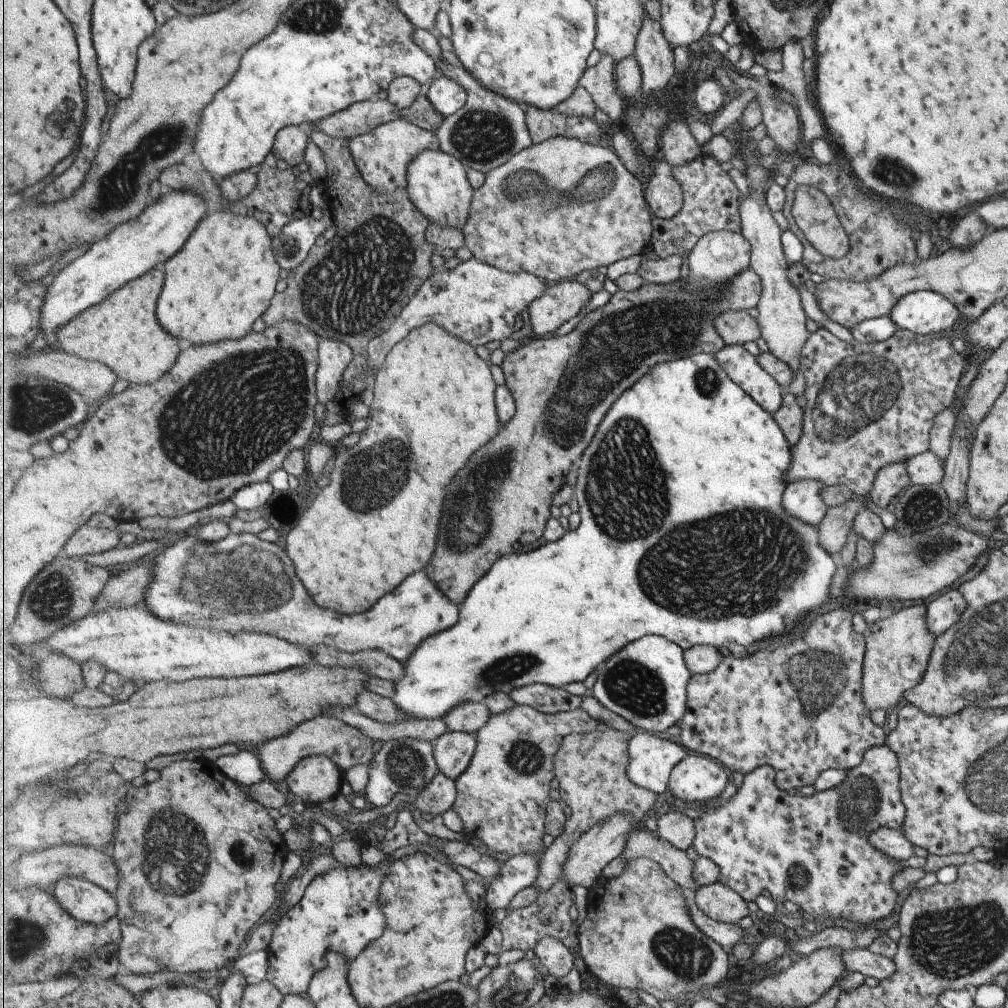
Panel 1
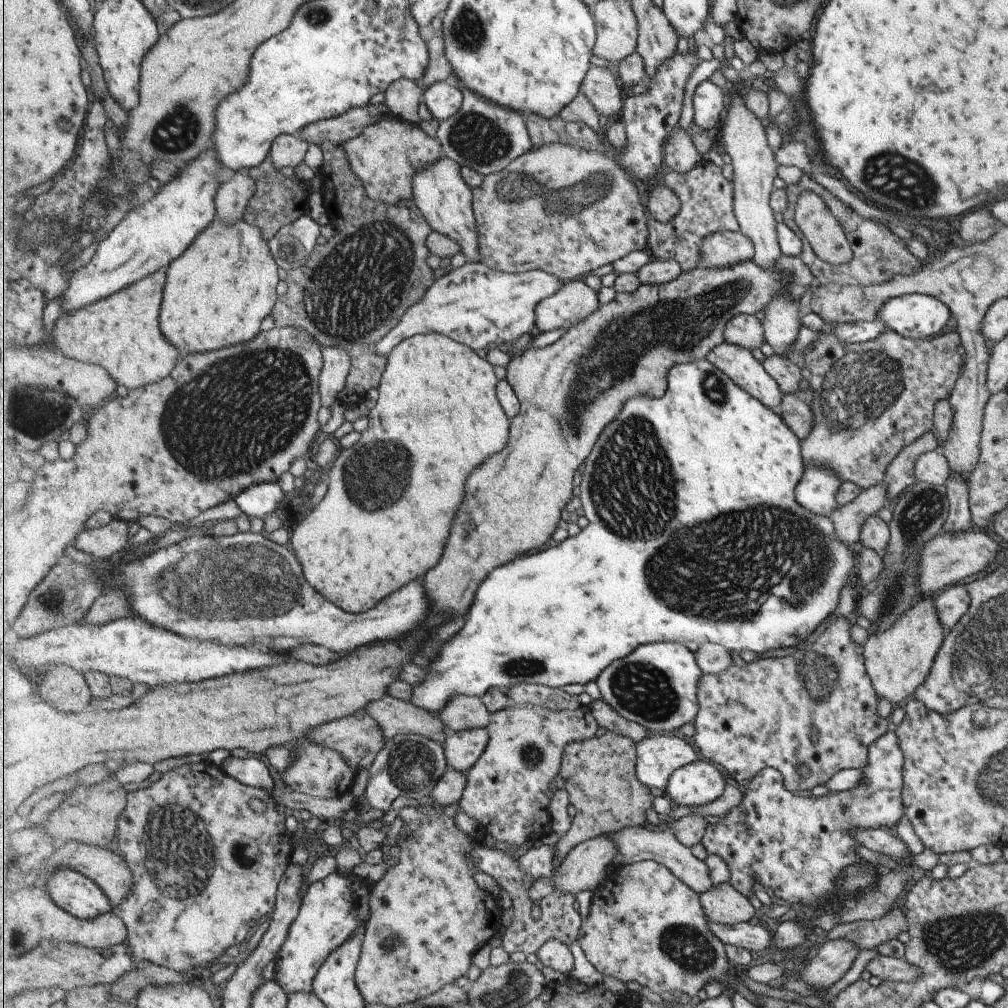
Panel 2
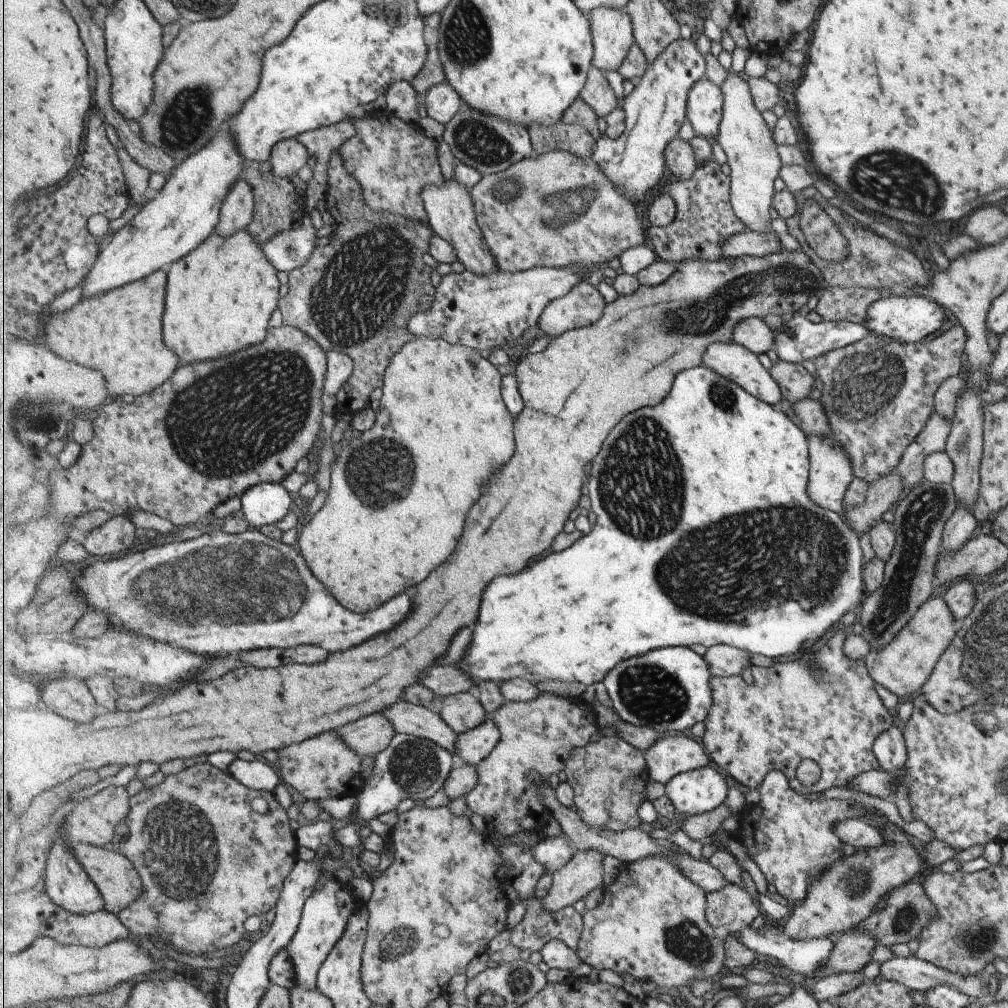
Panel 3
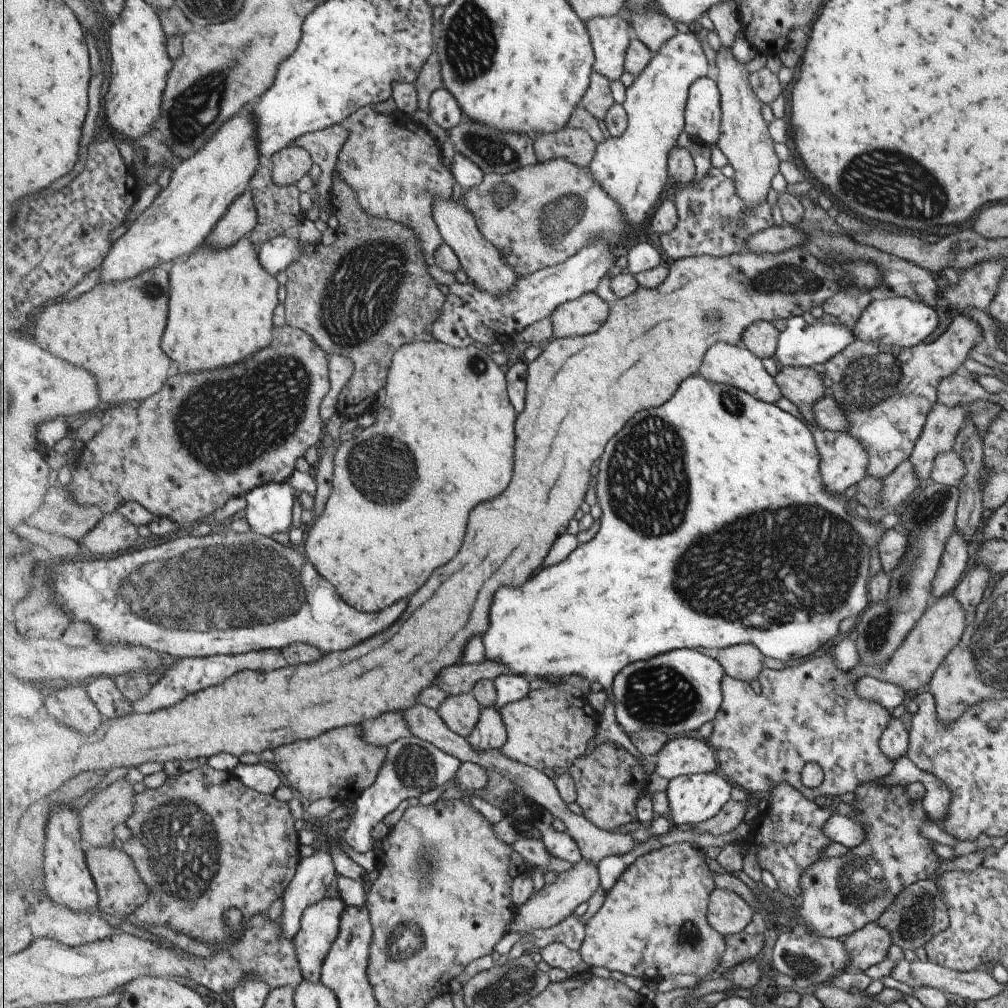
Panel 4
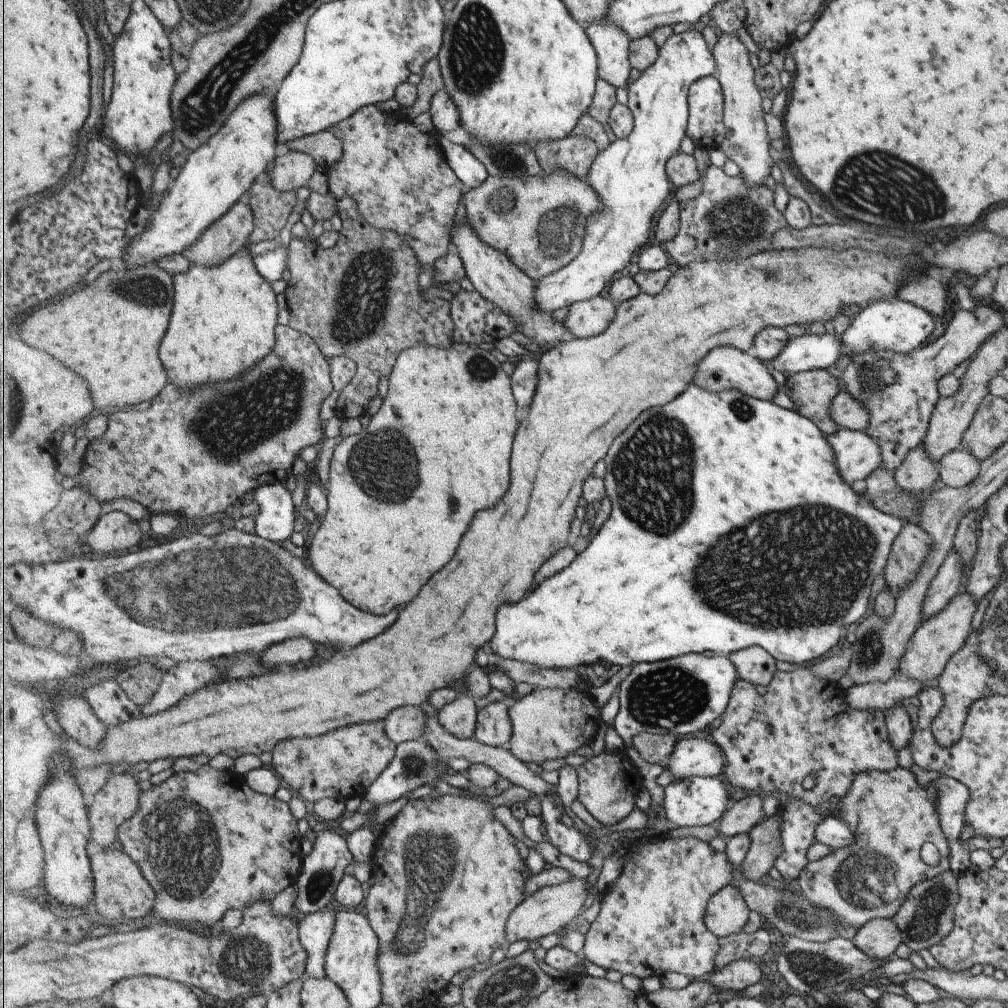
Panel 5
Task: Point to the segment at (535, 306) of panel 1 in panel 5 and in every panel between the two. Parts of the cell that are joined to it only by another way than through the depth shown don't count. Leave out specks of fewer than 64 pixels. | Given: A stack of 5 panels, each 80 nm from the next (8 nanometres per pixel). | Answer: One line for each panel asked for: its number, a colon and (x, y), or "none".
2: (576, 301)
3: (584, 306)
4: (585, 316)
5: (589, 318)

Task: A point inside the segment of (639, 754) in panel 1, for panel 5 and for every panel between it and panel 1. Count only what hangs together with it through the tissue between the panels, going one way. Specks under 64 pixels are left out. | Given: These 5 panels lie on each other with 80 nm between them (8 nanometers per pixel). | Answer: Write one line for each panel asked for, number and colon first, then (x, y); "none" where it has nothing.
2: (659, 756)
3: (672, 755)
4: (685, 755)
5: (693, 757)

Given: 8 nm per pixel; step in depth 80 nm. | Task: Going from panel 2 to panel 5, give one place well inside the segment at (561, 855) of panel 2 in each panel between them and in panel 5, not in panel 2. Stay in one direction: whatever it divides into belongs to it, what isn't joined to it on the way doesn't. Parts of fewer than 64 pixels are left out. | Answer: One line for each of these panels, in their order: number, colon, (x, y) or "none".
3: (609, 779)
4: (609, 780)
5: (609, 783)

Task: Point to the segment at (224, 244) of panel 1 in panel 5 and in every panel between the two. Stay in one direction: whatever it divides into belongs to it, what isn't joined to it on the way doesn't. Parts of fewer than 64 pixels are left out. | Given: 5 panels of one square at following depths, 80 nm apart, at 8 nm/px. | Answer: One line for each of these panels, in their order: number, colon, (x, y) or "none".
2: (218, 294)
3: (220, 300)
4: (222, 303)
5: (224, 322)

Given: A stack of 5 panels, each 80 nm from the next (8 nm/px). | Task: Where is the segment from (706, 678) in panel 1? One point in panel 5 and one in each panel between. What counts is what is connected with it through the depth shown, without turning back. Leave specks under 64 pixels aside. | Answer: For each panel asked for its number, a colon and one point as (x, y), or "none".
2: (818, 707)
3: (821, 706)
4: (809, 713)
5: (801, 726)

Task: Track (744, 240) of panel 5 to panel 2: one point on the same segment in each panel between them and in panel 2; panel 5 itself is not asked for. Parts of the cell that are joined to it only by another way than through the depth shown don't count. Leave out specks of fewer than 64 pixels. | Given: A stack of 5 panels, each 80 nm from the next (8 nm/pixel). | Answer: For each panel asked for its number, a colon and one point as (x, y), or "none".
2: (707, 196)
3: (705, 219)
4: (712, 217)

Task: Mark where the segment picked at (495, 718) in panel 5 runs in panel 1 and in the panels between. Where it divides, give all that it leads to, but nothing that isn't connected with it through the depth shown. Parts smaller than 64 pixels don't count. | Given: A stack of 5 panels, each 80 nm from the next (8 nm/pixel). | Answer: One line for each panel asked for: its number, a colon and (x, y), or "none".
1: (455, 750)
2: (464, 749)
3: (474, 746)
4: (491, 732)

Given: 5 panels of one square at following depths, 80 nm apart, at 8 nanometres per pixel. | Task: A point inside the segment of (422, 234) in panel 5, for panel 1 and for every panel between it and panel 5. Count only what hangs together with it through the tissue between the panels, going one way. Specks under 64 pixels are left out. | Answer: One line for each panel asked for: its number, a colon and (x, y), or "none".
1: (383, 155)
2: (387, 155)
3: (393, 160)
4: (395, 167)

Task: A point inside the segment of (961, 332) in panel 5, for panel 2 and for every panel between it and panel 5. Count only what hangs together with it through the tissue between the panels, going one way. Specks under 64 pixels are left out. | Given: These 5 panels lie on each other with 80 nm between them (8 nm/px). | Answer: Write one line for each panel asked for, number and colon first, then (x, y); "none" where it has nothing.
2: (870, 399)
3: (877, 393)
4: (886, 392)

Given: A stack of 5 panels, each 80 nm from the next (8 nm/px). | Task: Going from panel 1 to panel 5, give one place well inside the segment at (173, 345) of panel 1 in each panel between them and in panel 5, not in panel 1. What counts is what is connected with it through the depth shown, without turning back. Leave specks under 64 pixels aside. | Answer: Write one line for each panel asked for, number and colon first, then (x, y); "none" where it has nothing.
2: (122, 333)
3: (121, 331)
4: (116, 331)
5: (110, 332)

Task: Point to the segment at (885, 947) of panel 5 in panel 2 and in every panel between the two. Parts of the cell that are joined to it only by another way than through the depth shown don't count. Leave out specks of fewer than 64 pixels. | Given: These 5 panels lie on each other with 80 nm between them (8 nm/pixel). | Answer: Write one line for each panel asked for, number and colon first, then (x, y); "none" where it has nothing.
2: (828, 963)
3: (851, 951)
4: (865, 946)

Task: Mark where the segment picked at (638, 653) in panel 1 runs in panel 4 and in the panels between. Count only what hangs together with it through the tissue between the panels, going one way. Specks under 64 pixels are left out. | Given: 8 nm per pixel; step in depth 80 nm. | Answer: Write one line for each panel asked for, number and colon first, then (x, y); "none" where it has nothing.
2: (658, 685)
3: (669, 689)
4: (676, 693)

